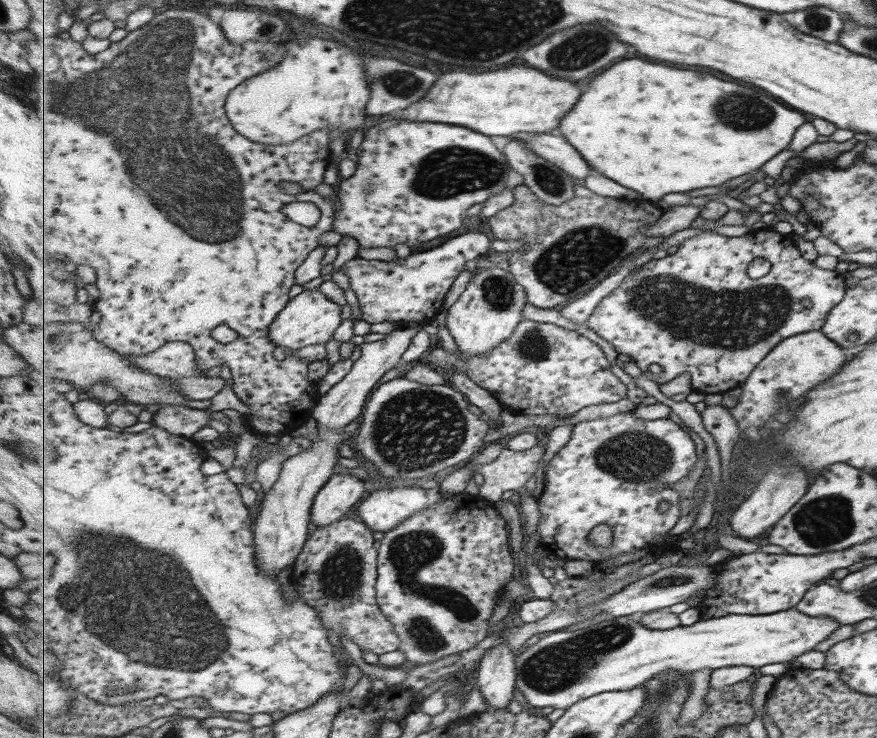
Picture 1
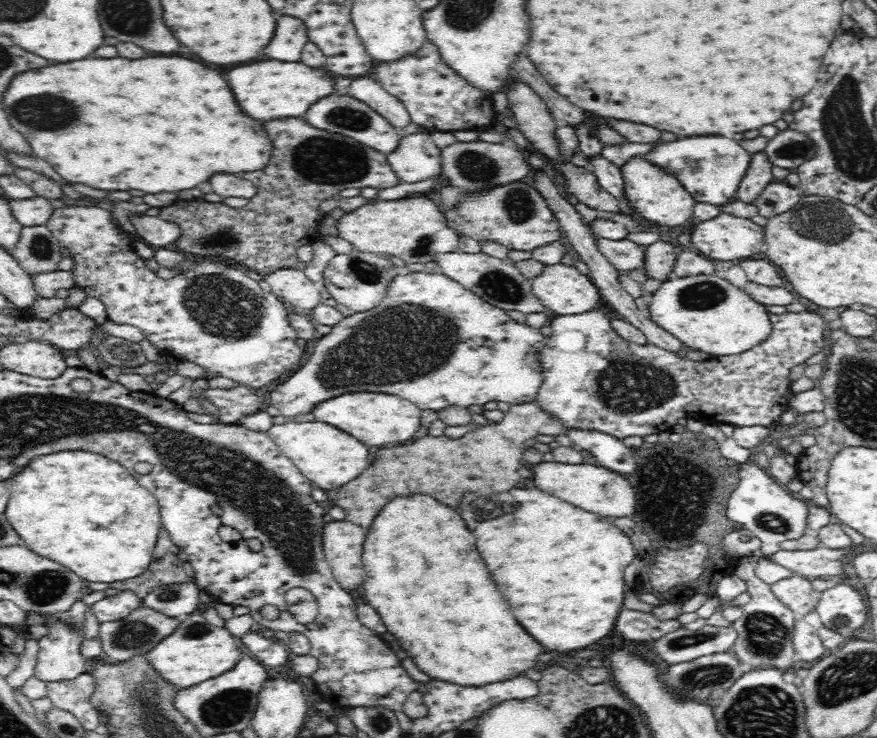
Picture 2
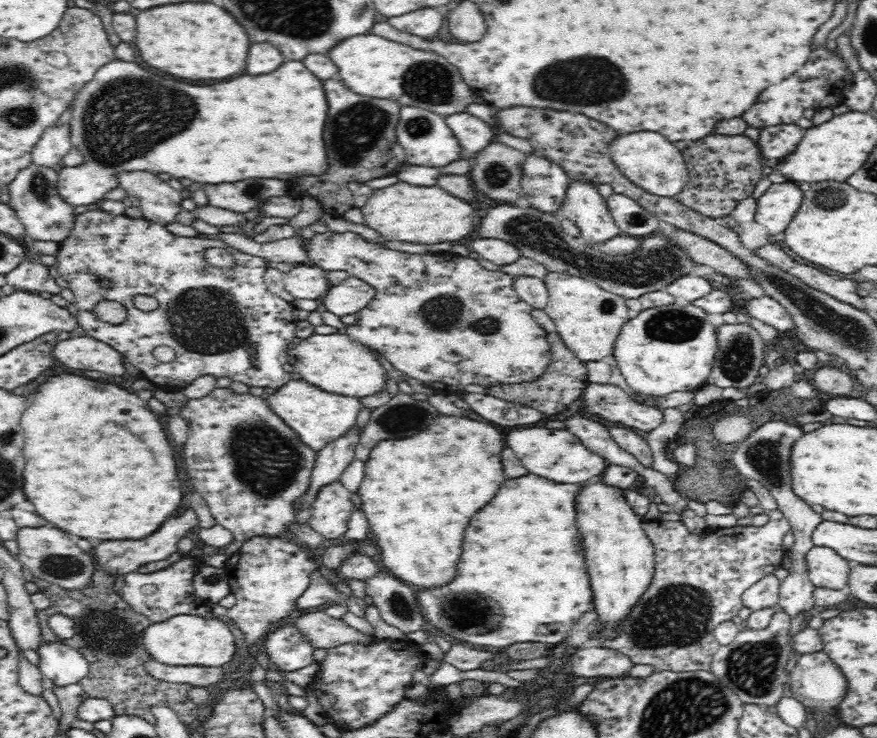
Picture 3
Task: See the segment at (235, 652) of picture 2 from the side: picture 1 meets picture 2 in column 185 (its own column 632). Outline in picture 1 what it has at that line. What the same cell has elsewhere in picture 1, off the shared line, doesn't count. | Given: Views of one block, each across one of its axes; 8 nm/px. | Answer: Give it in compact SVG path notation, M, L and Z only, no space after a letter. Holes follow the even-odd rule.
M792 609L788 611L778 612L773 615L750 615L750 614L739 614L739 615L728 615L722 618L714 618L712 620L702 619L700 622L693 624L692 626L679 626L672 630L658 630L654 628L648 628L648 626L642 624L641 621L632 620L630 615L620 617L618 620L608 618L601 623L590 625L590 628L584 628L584 630L575 631L563 631L557 630L550 634L544 635L544 637L536 644L536 646L530 646L519 656L519 682L517 683L518 692L522 692L523 696L528 702L534 707L548 708L553 706L556 708L565 708L568 710L573 707L576 703L582 702L592 698L593 696L601 695L603 692L614 692L614 691L626 691L634 690L636 687L640 687L650 680L654 679L656 675L662 674L666 671L680 671L684 674L695 674L704 668L726 668L729 666L754 666L756 668L762 668L762 666L768 666L768 664L790 664L790 660L798 658L798 656L805 655L806 652L814 650L816 646L819 646L820 642L827 640L830 634L834 634L834 630L840 626L839 622L834 620L833 617L821 617L821 616L808 616L806 613L802 613L798 609Z

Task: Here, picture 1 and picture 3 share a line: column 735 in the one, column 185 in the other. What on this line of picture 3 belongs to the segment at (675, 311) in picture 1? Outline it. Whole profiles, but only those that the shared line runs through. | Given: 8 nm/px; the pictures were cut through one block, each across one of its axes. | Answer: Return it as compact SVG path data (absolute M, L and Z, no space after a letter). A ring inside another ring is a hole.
M98 205L89 207L82 214L75 214L72 224L68 236L57 243L55 264L56 272L75 296L78 308L75 320L84 328L86 336L114 348L156 388L168 392L182 391L198 378L228 378L230 382L250 388L277 390L290 382L290 375L284 371L283 364L289 358L287 348L292 347L296 338L298 321L292 317L295 306L267 290L264 276L269 267L263 258L240 252L220 238L177 236L164 225L144 218L114 216ZM210 248L226 250L234 264L222 268L213 266L204 255ZM135 294L154 296L159 307L154 311L137 309L132 302ZM100 300L117 300L124 305L127 308L125 322L109 325L100 321L92 313ZM162 346L172 348L174 358L170 362L160 362L156 358L156 350Z

